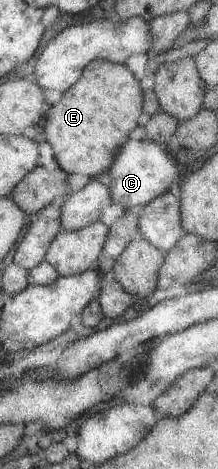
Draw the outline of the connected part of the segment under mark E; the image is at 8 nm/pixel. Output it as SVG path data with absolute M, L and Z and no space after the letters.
M93 60L81 72L81 76L67 90L63 91L59 102L49 105L43 113L43 138L51 146L57 166L66 174L85 174L91 180L97 174L106 172L113 164L119 147L127 141L127 133L137 126L141 112L149 114L159 111L159 104L153 91L141 91L139 84L121 64L103 60Z

